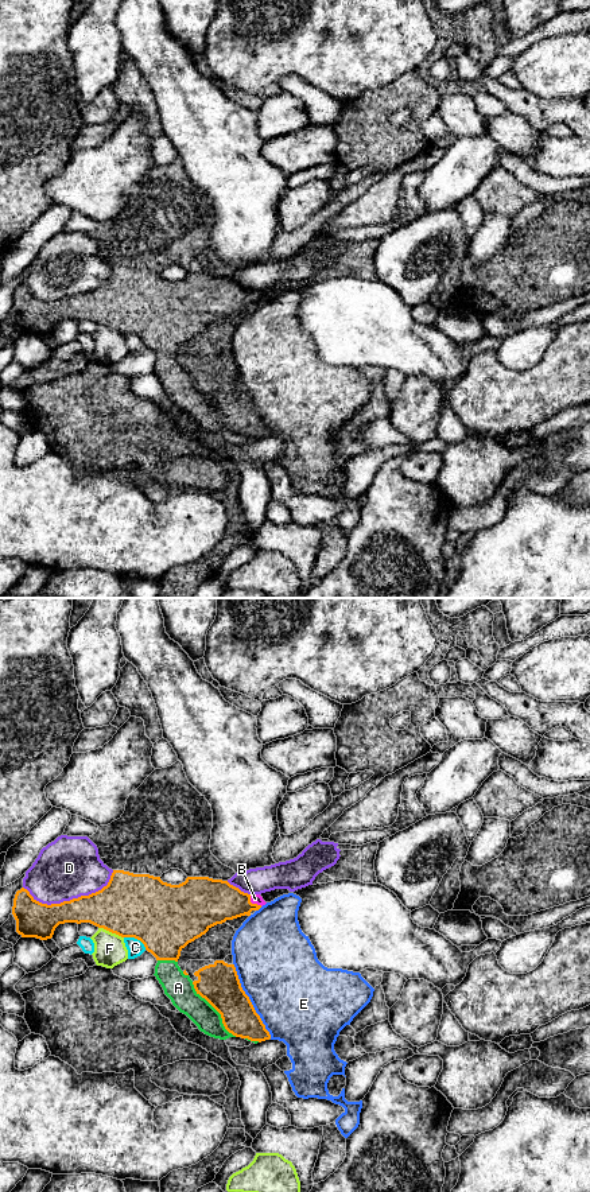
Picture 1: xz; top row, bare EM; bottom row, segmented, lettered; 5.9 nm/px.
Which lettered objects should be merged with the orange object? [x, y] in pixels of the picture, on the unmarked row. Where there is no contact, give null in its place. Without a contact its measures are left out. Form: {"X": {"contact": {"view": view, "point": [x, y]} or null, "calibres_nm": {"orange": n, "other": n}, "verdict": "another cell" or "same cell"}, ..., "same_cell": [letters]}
{"A": {"contact": {"view": "xz", "point": [216, 406]}, "calibres_nm": {"orange": 240, "other": 170}, "verdict": "same cell"}, "B": {"contact": {"view": "xz", "point": [253, 301]}, "calibres_nm": {"orange": 280, "other": 60}, "verdict": "same cell"}, "C": {"contact": {"view": "xz", "point": [136, 334]}, "calibres_nm": {"orange": 400, "other": 100}, "verdict": "another cell"}, "D": {"contact": {"view": "xz", "point": [73, 295]}, "calibres_nm": {"orange": 280, "other": 360}, "verdict": "another cell"}, "E": {"contact": {"view": "xz", "point": [249, 398]}, "calibres_nm": {"orange": 240, "other": 480}, "verdict": "another cell"}, "F": {"contact": {"view": "xz", "point": [111, 327]}, "calibres_nm": {"orange": 380, "other": 190}, "verdict": "another cell"}, "same_cell": ["A", "B"]}

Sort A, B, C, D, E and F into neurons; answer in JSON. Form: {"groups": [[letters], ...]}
{"groups": [["A", "B"], ["C"], ["D"], ["E"], ["F"]]}

